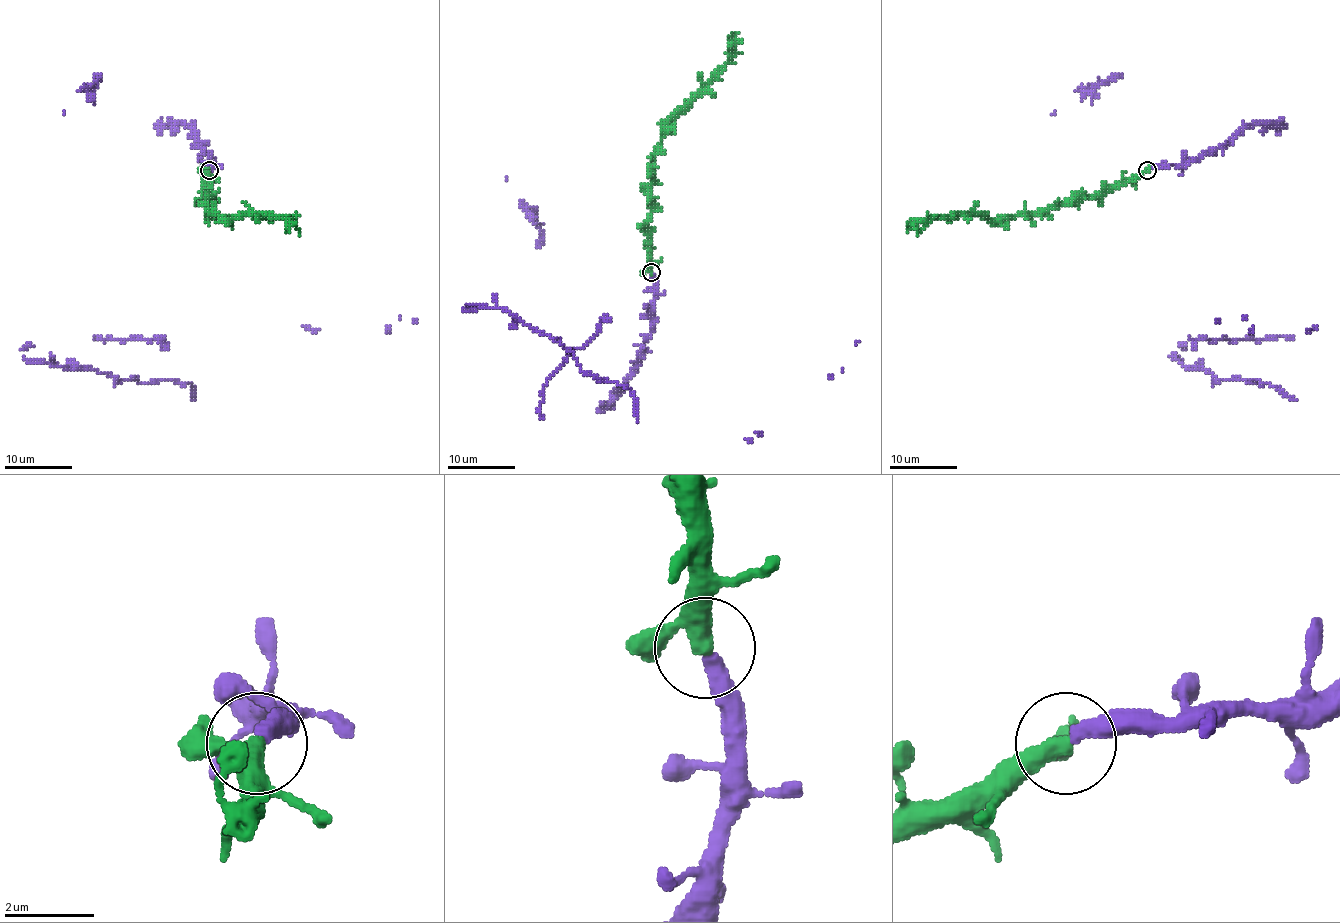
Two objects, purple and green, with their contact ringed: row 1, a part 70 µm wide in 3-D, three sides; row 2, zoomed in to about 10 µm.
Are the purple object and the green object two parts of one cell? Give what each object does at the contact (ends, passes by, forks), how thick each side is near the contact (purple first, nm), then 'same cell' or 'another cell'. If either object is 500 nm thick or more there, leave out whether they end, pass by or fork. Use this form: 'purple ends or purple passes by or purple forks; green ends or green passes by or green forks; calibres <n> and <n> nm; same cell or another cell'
purple ends; green passes by; calibres 360 and 360 nm; same cell

